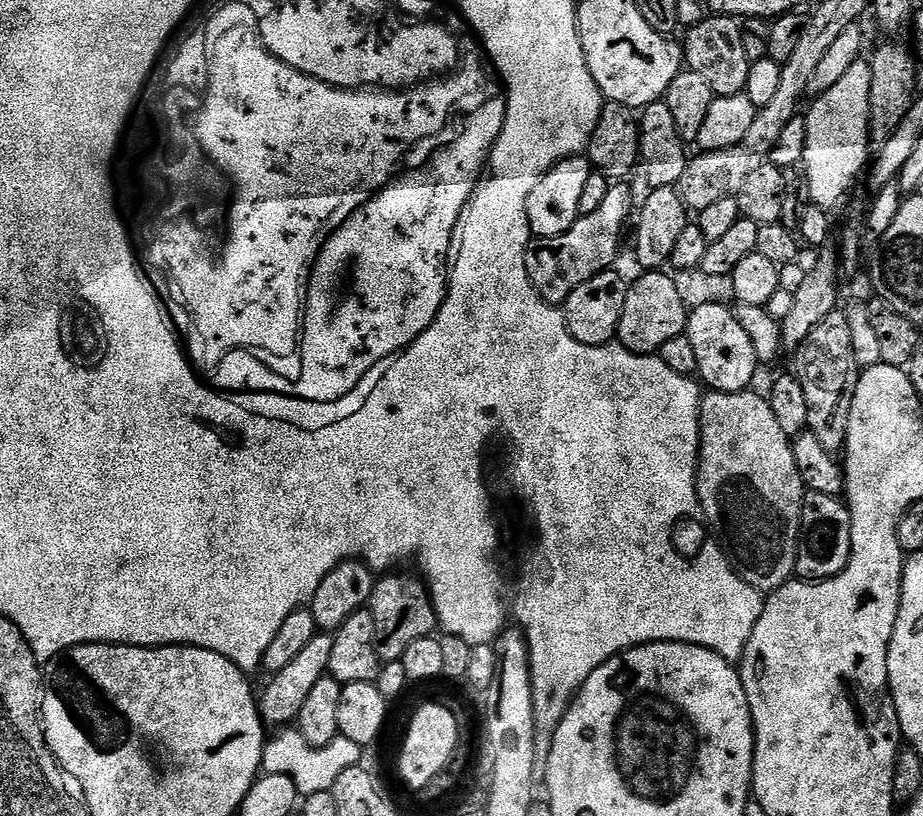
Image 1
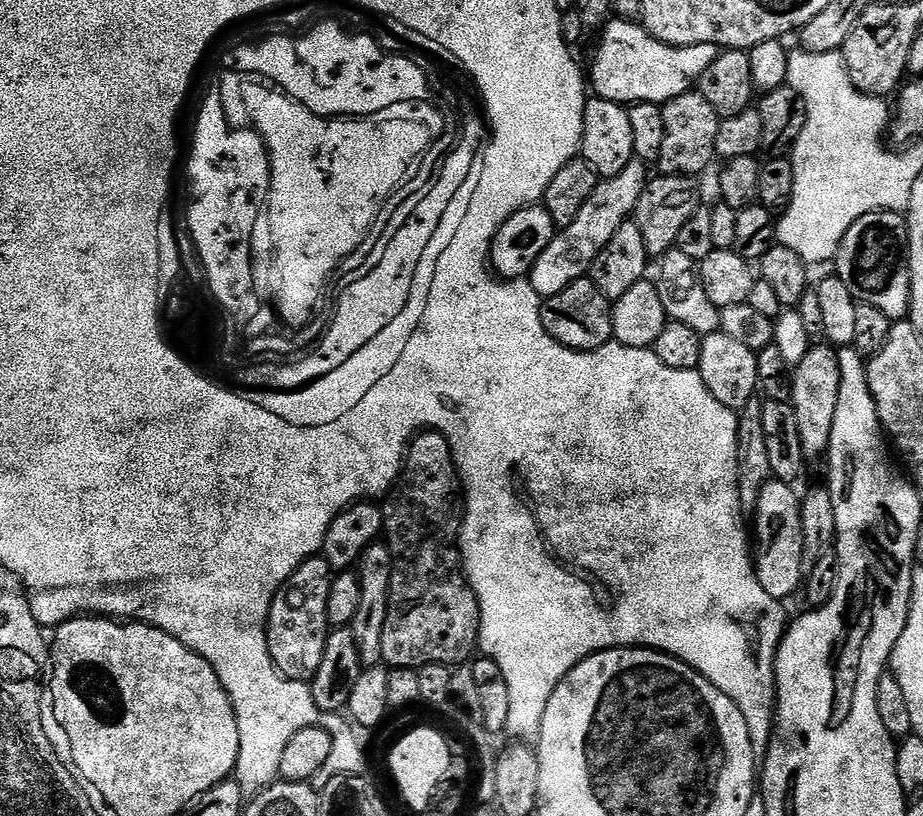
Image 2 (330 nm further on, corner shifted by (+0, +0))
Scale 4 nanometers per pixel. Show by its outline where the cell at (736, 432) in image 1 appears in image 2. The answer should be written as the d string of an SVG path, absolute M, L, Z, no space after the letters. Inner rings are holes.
M771 479L762 492L758 494L758 502L754 519L756 519L756 532L754 528L754 571L762 590L770 594L770 598L781 602L787 601L787 596L792 596L801 591L802 581L805 579L806 570L802 566L802 518L800 517L801 497L796 496L797 489L790 484L783 484L781 480Z

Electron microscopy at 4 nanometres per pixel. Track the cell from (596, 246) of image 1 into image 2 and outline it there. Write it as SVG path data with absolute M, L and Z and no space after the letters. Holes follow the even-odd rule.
M634 158L628 163L626 170L622 170L622 174L614 174L597 183L594 194L590 194L586 206L578 210L578 218L574 218L570 226L559 229L550 246L546 246L542 254L538 254L530 279L540 297L562 294L566 286L570 286L576 280L585 279L591 273L594 258L598 258L606 242L610 242L610 238L618 234L618 226L626 223L635 213L644 187L650 179L648 168L649 165L645 161Z

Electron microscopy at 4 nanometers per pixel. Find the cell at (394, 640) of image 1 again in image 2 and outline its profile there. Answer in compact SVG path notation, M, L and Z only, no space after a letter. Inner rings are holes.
M425 430L416 433L412 437L404 466L400 470L400 479L392 486L383 501L384 509L384 531L386 543L392 555L392 573L390 574L390 602L386 610L386 626L382 626L382 661L389 669L413 668L419 670L422 666L431 664L446 664L449 666L460 666L473 659L480 642L480 603L474 594L472 585L468 583L467 575L462 567L460 559L460 526L464 519L464 485L460 478L460 472L456 468L456 462L452 458L450 442L441 432Z

